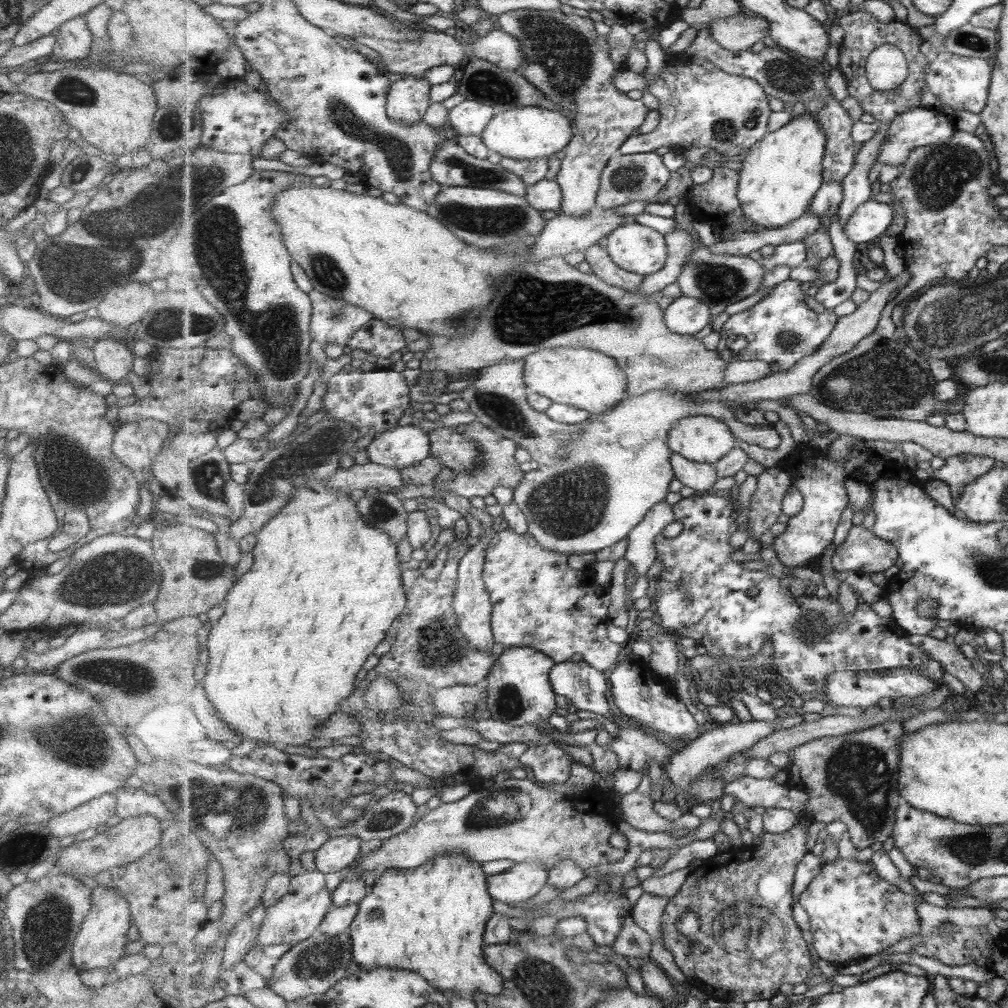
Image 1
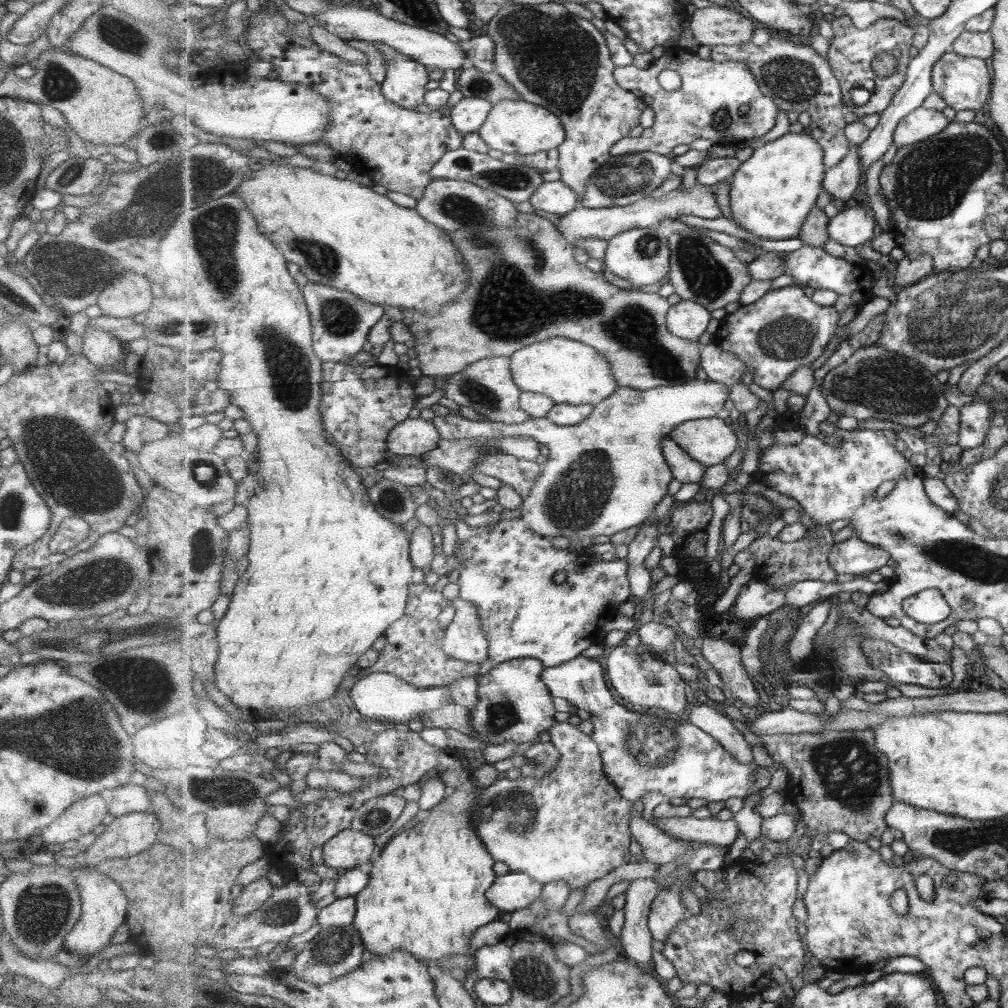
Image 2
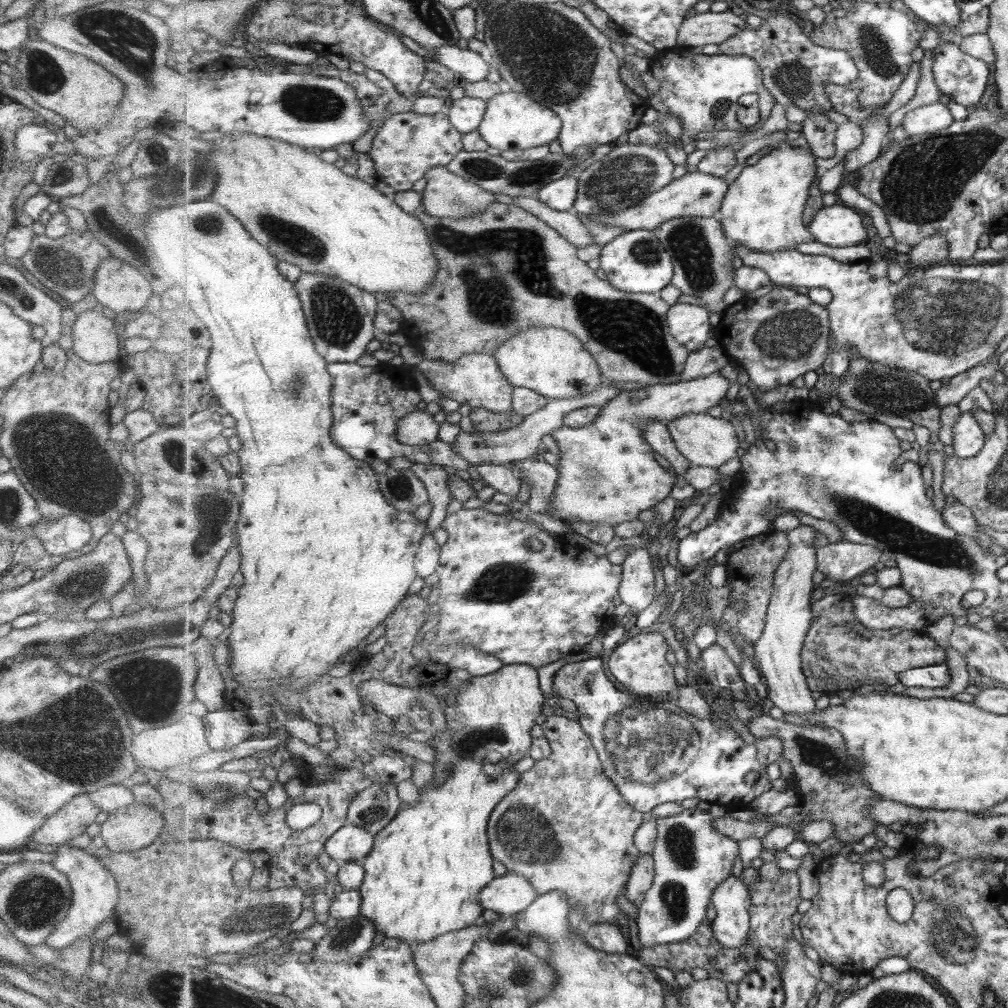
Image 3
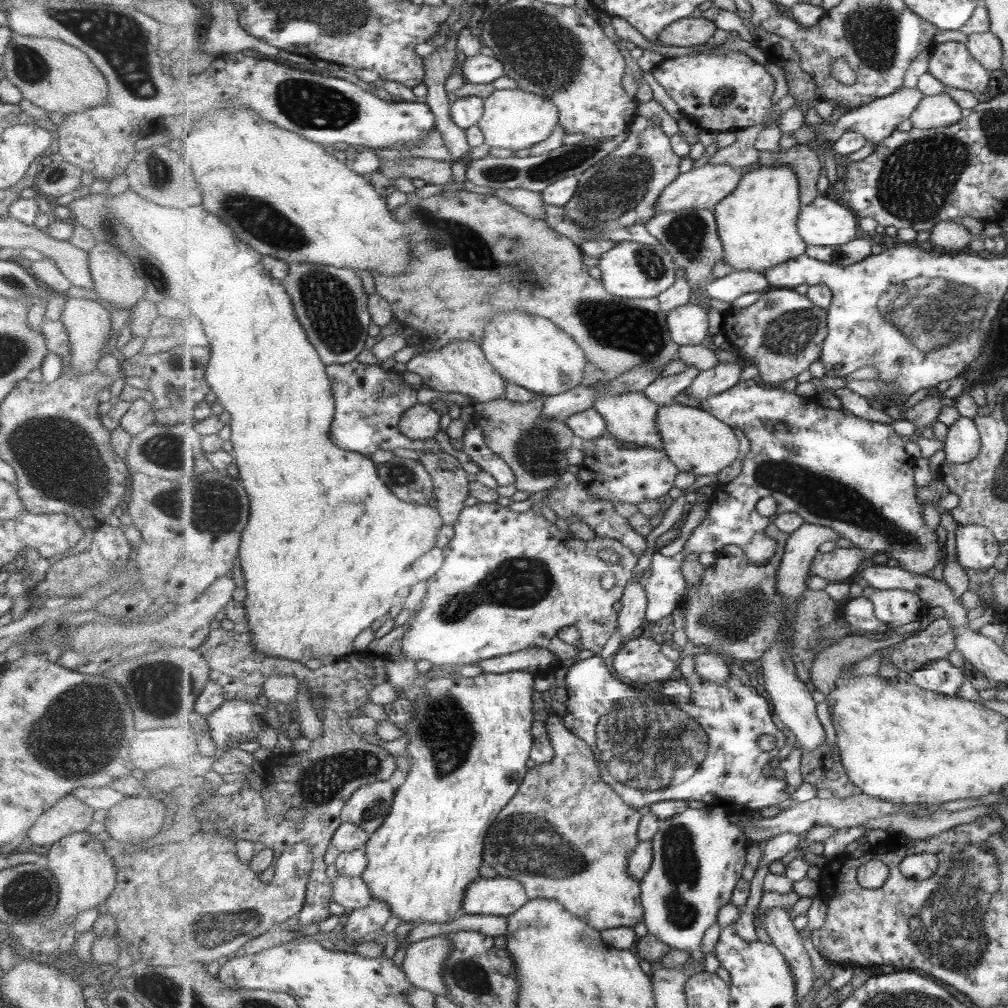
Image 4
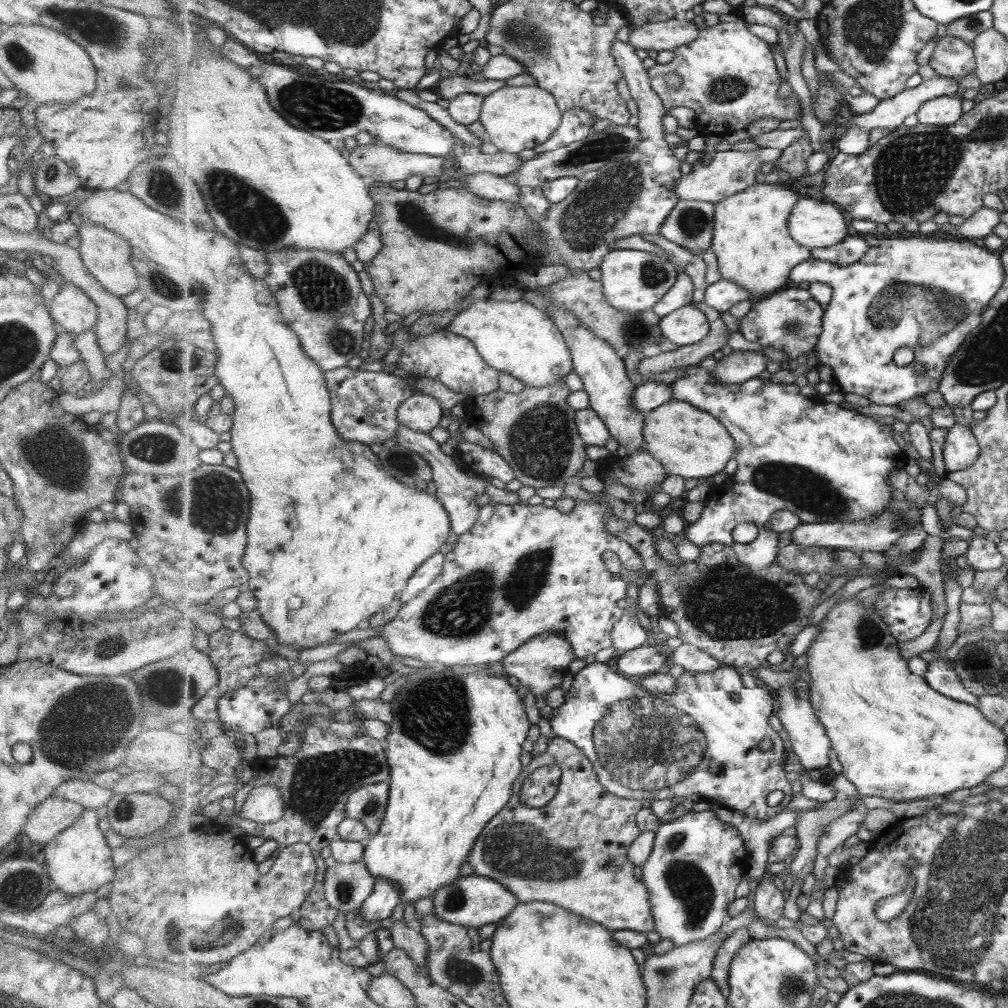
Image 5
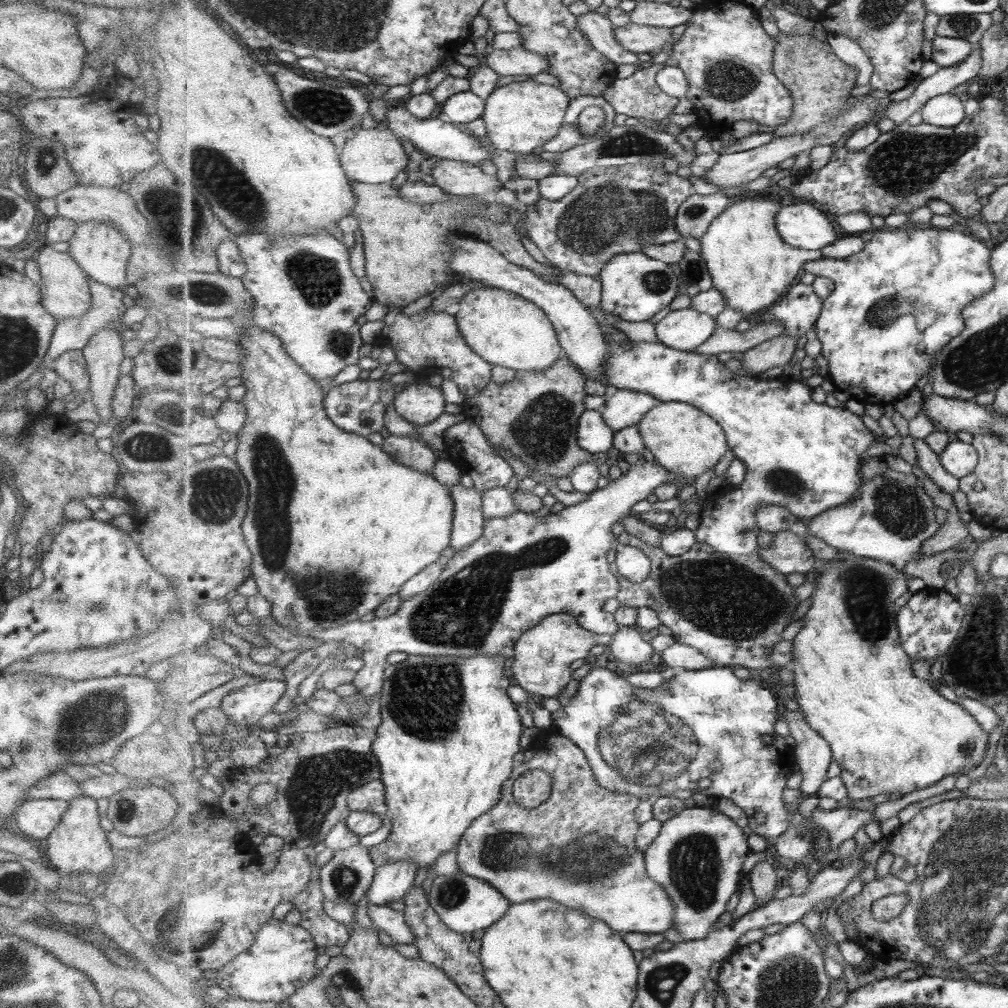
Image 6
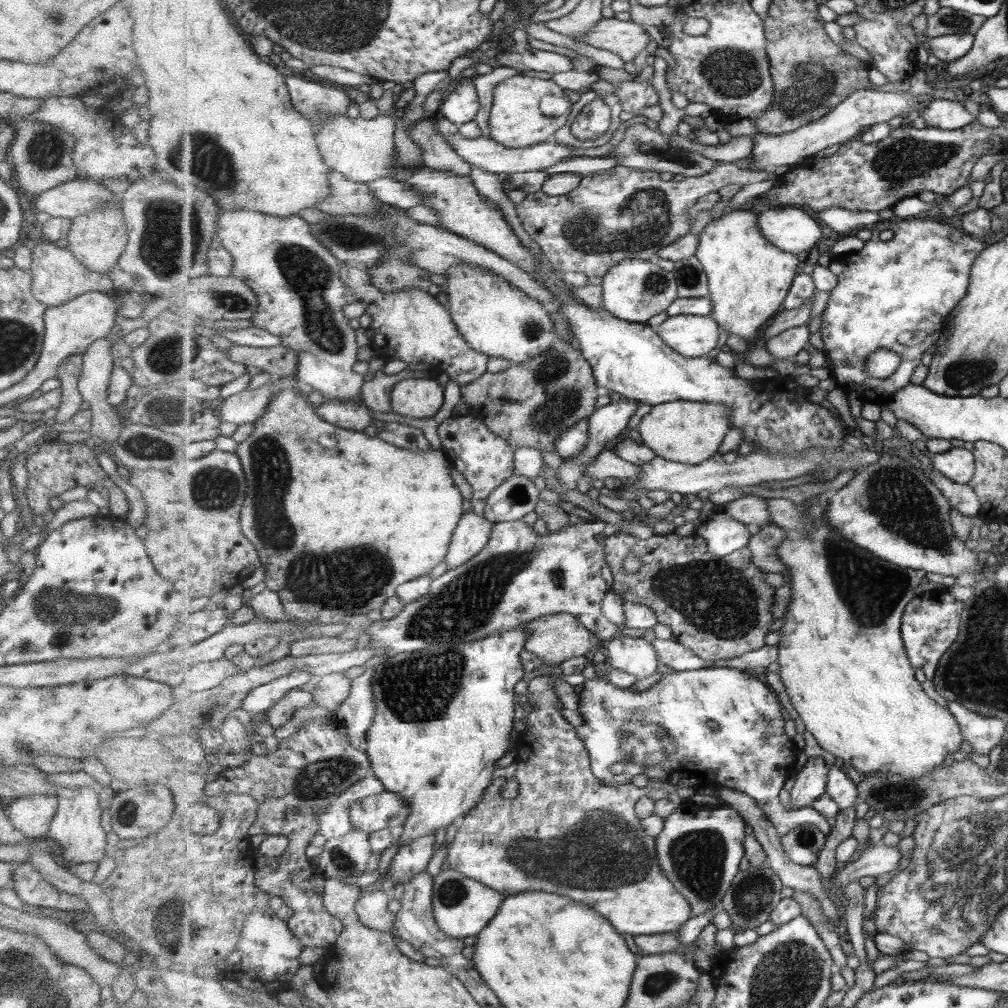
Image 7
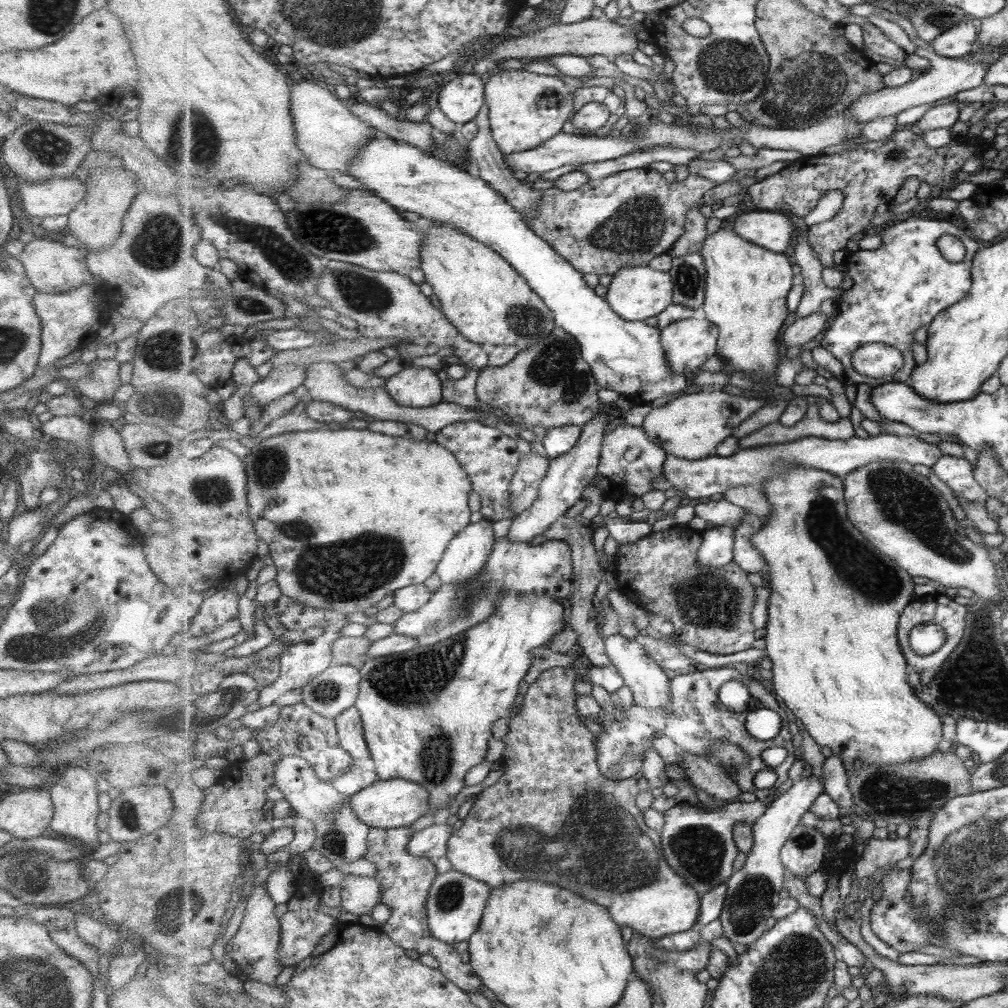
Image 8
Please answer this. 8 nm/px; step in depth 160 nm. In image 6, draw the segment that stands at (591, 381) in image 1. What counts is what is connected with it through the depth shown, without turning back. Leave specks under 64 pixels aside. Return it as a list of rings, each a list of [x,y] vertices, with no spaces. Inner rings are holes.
[[[484,284],[470,290],[457,304],[459,309],[454,314],[457,328],[467,344],[494,366],[537,373],[547,371],[567,356],[550,317],[526,297]]]

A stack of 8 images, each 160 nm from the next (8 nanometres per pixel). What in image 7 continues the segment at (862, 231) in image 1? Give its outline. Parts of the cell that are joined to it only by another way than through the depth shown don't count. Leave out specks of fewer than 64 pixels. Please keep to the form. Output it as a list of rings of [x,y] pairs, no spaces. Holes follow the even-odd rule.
[[[795,205],[761,211],[758,223],[773,244],[793,254],[813,253],[823,238],[823,228],[815,214]]]

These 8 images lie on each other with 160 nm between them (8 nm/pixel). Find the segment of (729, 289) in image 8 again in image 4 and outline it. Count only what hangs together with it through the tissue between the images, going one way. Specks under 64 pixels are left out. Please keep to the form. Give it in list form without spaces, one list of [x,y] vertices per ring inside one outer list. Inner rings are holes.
[[[760,165],[746,172],[739,186],[714,210],[718,233],[727,251],[725,262],[735,270],[765,274],[768,268],[805,255],[808,244],[798,227],[802,209],[800,182],[794,168]]]

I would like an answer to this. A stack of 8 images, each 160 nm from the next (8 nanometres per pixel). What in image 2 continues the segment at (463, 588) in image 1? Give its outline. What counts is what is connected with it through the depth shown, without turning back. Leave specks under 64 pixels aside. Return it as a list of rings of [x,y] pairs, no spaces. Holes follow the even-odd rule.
[[[453,595],[452,606],[456,612],[446,628],[442,649],[453,658],[481,664],[490,656],[490,640],[481,626],[479,607]]]

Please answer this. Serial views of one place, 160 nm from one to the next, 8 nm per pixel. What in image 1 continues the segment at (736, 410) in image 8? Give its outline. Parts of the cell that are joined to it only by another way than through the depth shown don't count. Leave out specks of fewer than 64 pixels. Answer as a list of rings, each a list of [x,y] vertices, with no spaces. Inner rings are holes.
[[[689,416],[670,431],[669,448],[701,464],[715,464],[737,444],[729,426],[711,416]]]

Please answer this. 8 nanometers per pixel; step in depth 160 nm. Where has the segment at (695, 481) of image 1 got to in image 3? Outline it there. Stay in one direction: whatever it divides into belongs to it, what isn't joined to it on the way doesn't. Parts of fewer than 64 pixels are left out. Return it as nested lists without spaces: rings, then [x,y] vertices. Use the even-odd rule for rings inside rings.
[[[649,421],[643,425],[644,439],[662,455],[676,470],[679,477],[685,477],[692,467],[691,461],[679,450],[668,424],[659,421]]]

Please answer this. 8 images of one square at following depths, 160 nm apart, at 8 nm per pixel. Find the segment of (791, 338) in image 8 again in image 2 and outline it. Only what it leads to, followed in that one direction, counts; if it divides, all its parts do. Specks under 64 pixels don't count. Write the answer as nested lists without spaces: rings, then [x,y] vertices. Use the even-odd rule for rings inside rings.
[[[710,379],[707,381],[695,380],[686,384],[674,386],[657,387],[649,391],[639,391],[635,388],[620,387],[618,391],[615,392],[614,396],[611,396],[610,398],[607,398],[603,400],[603,402],[596,405],[596,408],[593,414],[591,414],[590,418],[587,418],[587,420],[585,420],[582,424],[576,426],[558,426],[547,418],[531,418],[531,420],[527,421],[527,423],[519,425],[509,425],[501,422],[490,421],[475,422],[457,414],[437,416],[432,420],[432,422],[439,430],[439,433],[441,433],[442,438],[447,440],[463,440],[465,438],[479,438],[480,436],[484,436],[485,438],[529,436],[529,438],[532,438],[537,442],[546,444],[550,448],[550,456],[547,458],[545,463],[541,464],[541,476],[539,476],[539,480],[537,480],[535,488],[531,490],[531,494],[529,494],[527,498],[524,498],[523,504],[520,508],[521,517],[528,522],[531,529],[534,529],[534,531],[539,533],[541,536],[550,539],[555,538],[556,536],[566,536],[570,538],[571,541],[573,540],[573,542],[580,542],[582,545],[588,546],[591,544],[589,540],[591,540],[591,538],[595,538],[595,536],[612,537],[618,532],[626,531],[628,528],[642,526],[645,522],[649,522],[649,520],[651,520],[651,516],[653,516],[653,512],[655,512],[657,504],[659,504],[659,502],[661,502],[665,496],[669,495],[669,482],[675,480],[674,472],[671,470],[662,449],[662,442],[665,440],[665,437],[673,432],[677,426],[687,423],[688,421],[713,419],[716,418],[716,416],[719,416],[719,412],[723,410],[725,400],[727,400],[727,398],[729,399],[729,392],[730,389],[725,384],[717,383],[711,381]]]

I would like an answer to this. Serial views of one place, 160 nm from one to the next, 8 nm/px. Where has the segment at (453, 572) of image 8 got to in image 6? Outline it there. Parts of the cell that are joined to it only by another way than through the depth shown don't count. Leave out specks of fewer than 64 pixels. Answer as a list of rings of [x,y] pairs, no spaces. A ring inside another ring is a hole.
[[[455,484],[449,489],[454,498],[452,546],[455,551],[460,551],[481,538],[486,516],[482,509],[482,494],[475,487],[465,488],[463,484]]]

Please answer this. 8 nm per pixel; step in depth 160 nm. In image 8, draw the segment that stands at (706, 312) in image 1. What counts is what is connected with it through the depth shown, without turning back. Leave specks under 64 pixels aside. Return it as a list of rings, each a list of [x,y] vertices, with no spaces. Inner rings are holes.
[[[707,318],[678,320],[660,331],[674,372],[692,376],[707,360],[717,357],[720,328]]]

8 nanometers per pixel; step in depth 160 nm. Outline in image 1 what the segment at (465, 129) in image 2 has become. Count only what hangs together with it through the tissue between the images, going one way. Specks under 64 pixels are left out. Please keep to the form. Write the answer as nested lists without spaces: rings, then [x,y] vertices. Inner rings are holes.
[[[465,99],[450,110],[449,128],[456,135],[481,137],[496,114],[494,105]]]

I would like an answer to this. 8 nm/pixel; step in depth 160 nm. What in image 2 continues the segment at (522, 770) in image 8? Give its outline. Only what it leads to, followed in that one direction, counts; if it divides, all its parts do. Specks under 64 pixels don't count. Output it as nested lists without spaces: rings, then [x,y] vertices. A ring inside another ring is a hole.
[[[567,721],[556,722],[555,726],[549,731],[551,742],[561,751],[561,760],[556,767],[543,777],[519,777],[511,780],[511,778],[503,777],[496,779],[492,785],[485,787],[478,796],[478,805],[474,808],[475,829],[479,833],[479,837],[483,840],[483,845],[487,846],[487,851],[495,858],[497,862],[507,864],[511,873],[523,872],[529,874],[535,880],[541,881],[544,885],[565,881],[571,886],[571,890],[583,890],[587,888],[593,881],[605,878],[607,874],[611,874],[613,870],[617,870],[619,866],[627,864],[625,861],[625,853],[629,852],[629,844],[631,844],[632,830],[630,816],[633,815],[635,804],[622,795],[618,785],[614,783],[606,775],[604,764],[602,761],[602,751],[599,748],[598,741],[591,734],[584,734],[577,728],[577,725],[569,724]]]

